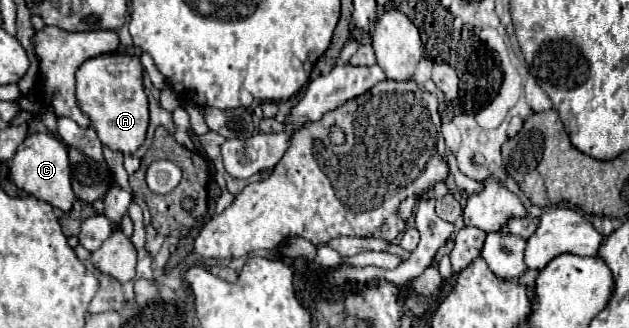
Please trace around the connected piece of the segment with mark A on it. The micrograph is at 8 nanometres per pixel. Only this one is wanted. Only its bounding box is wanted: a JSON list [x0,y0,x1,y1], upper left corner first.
[75,52,149,154]

